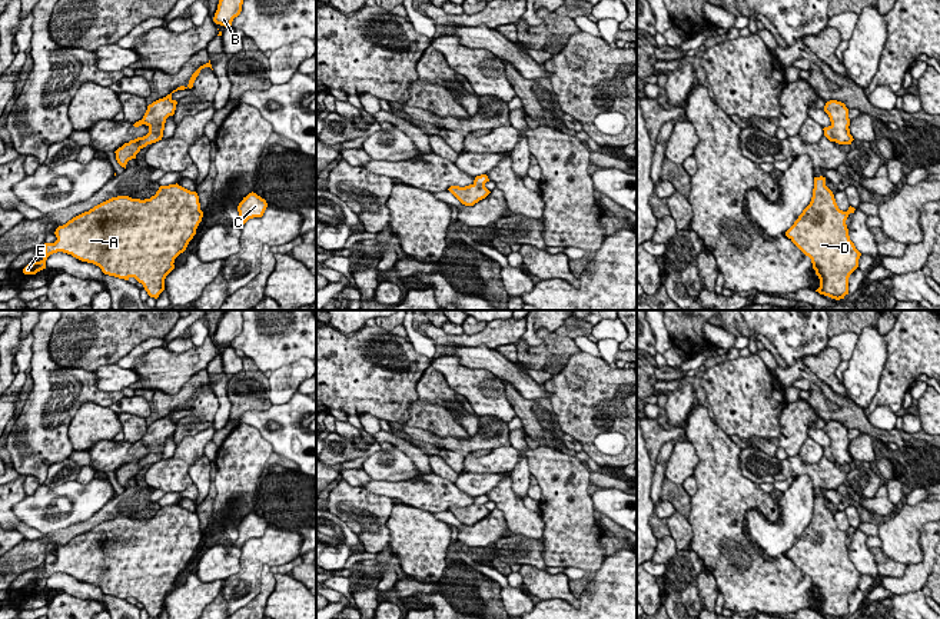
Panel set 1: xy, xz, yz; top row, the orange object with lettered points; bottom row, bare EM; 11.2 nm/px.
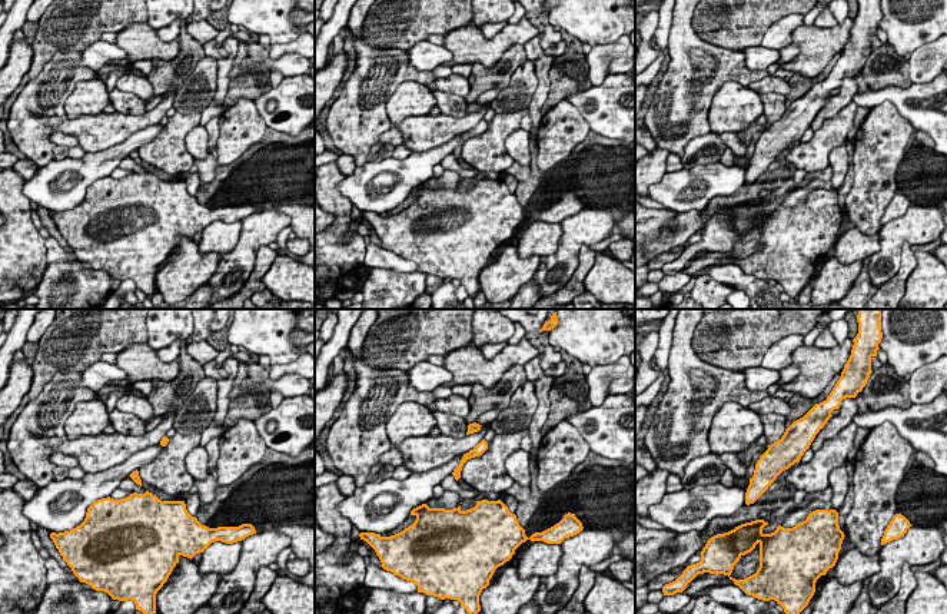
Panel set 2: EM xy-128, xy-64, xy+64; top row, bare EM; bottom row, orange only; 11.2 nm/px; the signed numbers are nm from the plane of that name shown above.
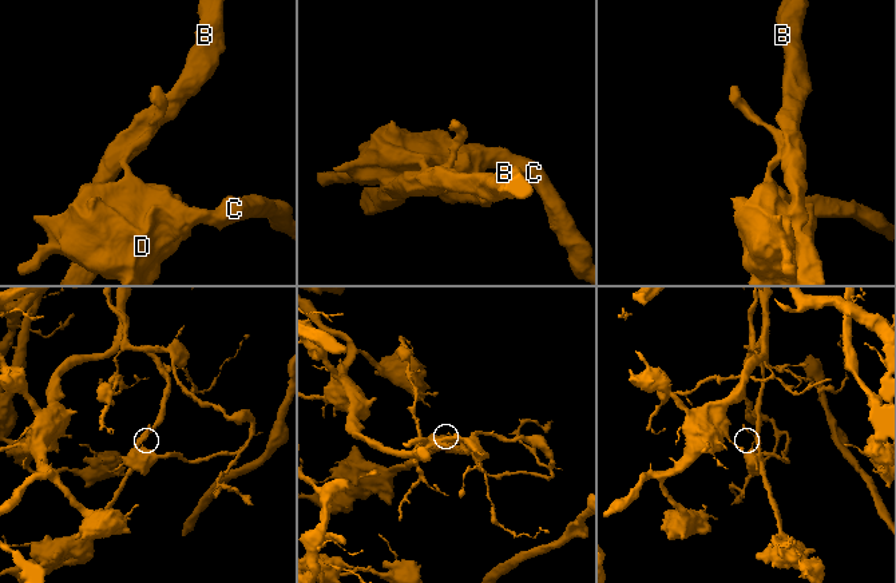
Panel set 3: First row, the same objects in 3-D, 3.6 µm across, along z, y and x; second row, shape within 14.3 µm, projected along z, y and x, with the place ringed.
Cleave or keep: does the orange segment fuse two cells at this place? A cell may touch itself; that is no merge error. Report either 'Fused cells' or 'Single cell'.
Single cell

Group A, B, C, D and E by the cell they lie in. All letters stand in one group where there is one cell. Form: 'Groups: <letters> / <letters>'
Groups: A B C D E

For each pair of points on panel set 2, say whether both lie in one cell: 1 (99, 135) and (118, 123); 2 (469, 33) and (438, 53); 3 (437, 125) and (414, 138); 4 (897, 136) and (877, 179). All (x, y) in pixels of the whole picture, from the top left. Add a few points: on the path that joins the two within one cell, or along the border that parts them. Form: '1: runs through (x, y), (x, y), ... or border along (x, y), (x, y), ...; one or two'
1: runs through (103, 130), (113, 128); one
2: border along (442, 46), (452, 56), (447, 63); two
3: runs through (431, 130), (419, 135); one
4: runs through (887, 146), (877, 156), (877, 169); one

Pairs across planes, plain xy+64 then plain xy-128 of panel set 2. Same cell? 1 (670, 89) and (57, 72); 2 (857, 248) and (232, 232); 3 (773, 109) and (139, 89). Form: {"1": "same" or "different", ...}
{"1": "same", "2": "same", "3": "different"}

